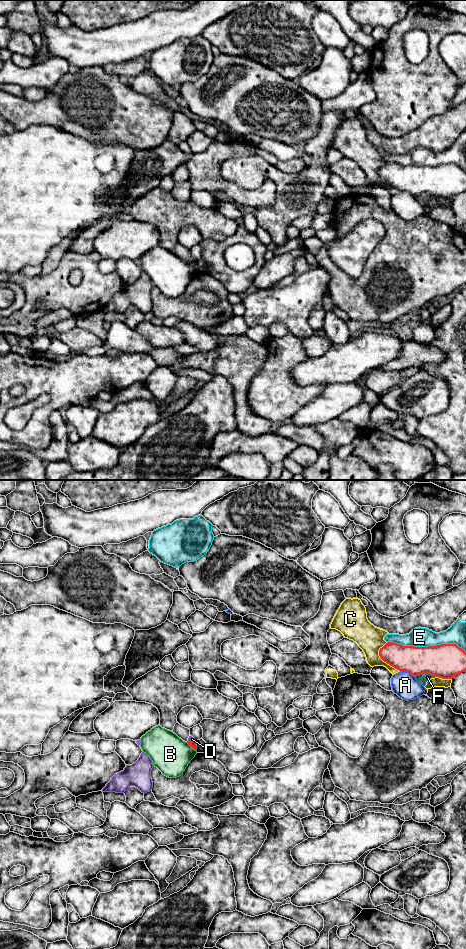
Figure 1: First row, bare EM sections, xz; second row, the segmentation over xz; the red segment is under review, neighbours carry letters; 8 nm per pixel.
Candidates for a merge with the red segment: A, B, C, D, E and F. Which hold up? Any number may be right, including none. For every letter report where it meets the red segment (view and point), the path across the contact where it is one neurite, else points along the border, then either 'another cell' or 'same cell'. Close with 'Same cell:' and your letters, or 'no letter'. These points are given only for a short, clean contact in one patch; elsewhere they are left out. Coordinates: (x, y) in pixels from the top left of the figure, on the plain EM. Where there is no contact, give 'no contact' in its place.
A: contact xz (407, 191); another cell
B: contact xz (191, 266); another cell
C: contact xz (383, 180); another cell
D: contact xz (191, 261); border xz (194, 260), (188, 261); another cell
E: contact xz (426, 167); another cell
F: contact xz (425, 192); another cell
Same cell: no letter

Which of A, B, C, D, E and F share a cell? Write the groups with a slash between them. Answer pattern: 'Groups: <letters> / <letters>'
Groups: A / B / C / D / E / F

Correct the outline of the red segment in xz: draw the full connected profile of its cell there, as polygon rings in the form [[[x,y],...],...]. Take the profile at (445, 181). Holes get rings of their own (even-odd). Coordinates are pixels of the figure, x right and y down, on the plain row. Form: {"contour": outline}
{"contour": [[[387,162],[380,168],[379,176],[400,192],[408,192],[413,196],[427,193],[452,199],[466,192],[466,172],[456,164],[414,167]]]}

